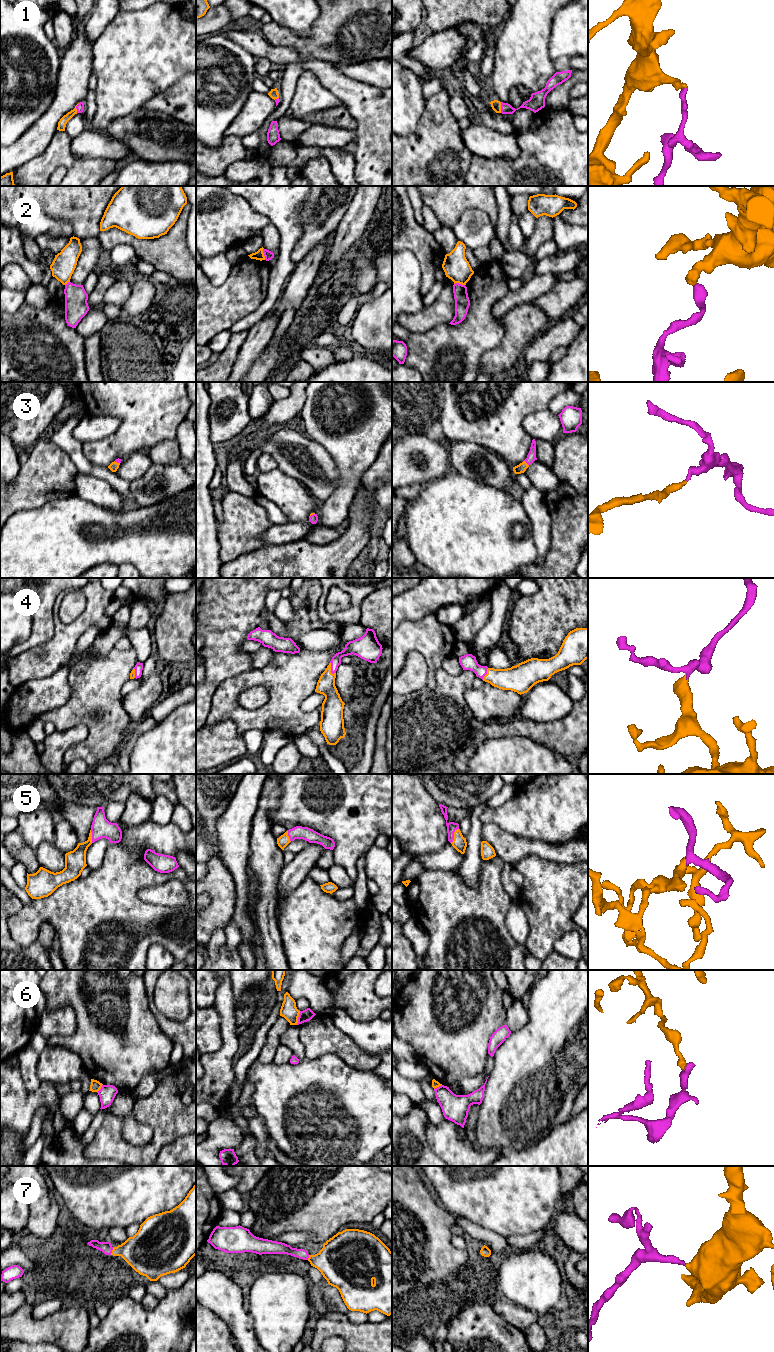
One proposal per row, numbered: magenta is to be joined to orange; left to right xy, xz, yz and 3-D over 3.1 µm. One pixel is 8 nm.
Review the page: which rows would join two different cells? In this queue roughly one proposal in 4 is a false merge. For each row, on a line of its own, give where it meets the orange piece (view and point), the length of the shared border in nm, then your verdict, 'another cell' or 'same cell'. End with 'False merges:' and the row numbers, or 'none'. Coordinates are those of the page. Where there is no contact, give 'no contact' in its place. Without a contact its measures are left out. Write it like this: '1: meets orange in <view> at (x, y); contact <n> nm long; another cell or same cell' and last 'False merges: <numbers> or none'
1: meets orange in yz at (500, 107); contact 90 nm long; same cell
2: meets orange in xz at (263, 254); contact 100 nm long; another cell
3: meets orange in yz at (526, 463); contact 60 nm long; same cell
4: meets orange in xz at (330, 668); contact 110 nm long; same cell
5: meets orange in yz at (454, 835); contact 140 nm long; same cell
6: meets orange in xz at (297, 1018); contact 120 nm long; another cell
7: meets orange in xy at (112, 1251); contact 60 nm long; same cell
False merges: 2, 6

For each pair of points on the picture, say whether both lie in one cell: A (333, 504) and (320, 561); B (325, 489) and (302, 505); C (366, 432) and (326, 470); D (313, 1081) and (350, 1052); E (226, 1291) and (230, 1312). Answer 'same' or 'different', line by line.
A: different
B: different
C: different
D: different
E: same

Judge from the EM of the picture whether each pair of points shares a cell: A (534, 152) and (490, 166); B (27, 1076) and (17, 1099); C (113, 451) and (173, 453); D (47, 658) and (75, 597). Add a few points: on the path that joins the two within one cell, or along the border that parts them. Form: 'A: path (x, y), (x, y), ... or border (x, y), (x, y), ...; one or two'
A: path (523, 163), (520, 166), (501, 166); one
B: border (17, 1070), (28, 1090), (35, 1090), (40, 1085); two
C: border (169, 439), (163, 439), (147, 450); two
D: border (84, 609), (68, 623), (63, 623), (57, 613); two

